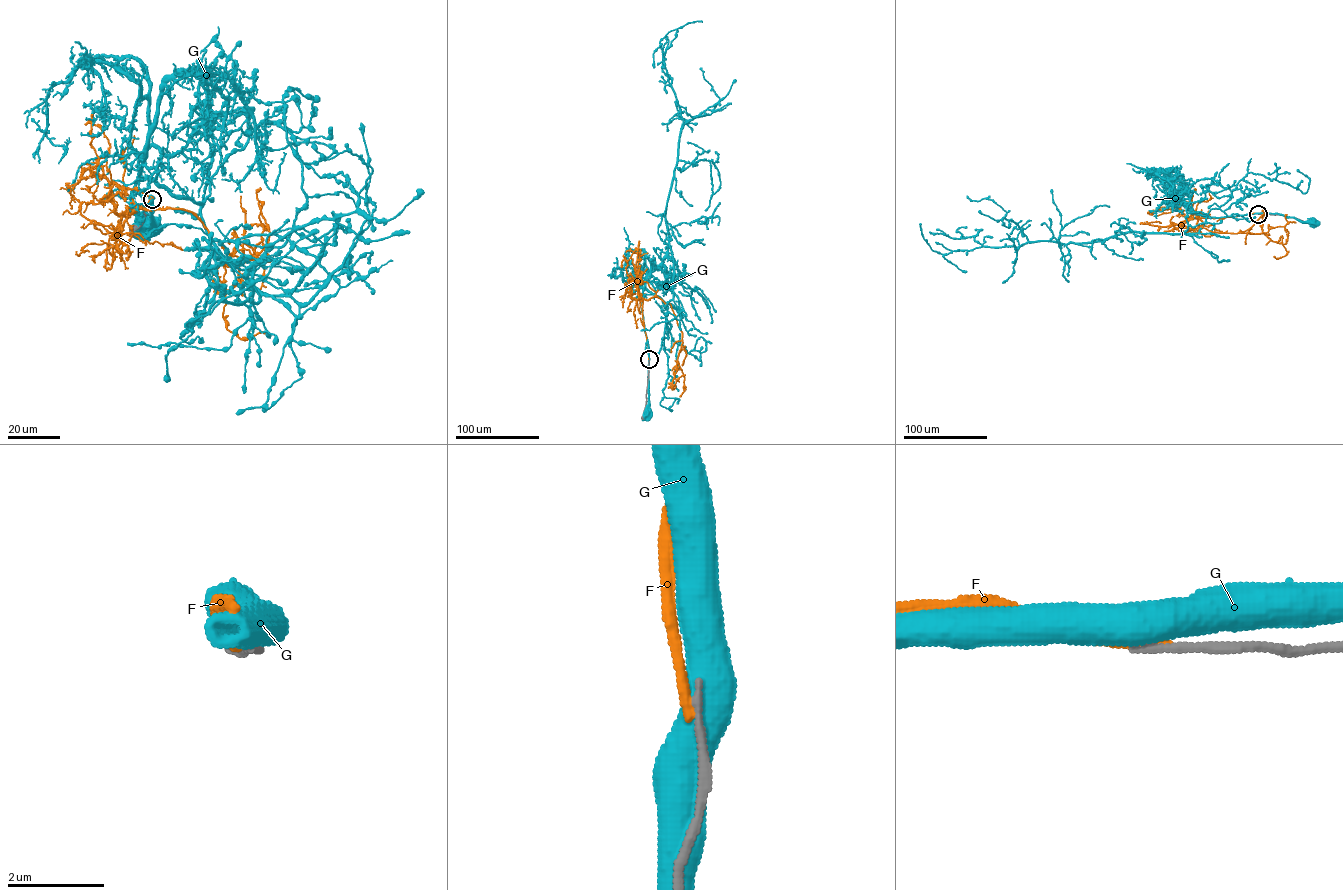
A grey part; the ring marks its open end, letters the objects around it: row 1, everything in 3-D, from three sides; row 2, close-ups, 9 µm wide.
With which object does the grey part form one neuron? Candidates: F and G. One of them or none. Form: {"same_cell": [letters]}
{"same_cell": []}

